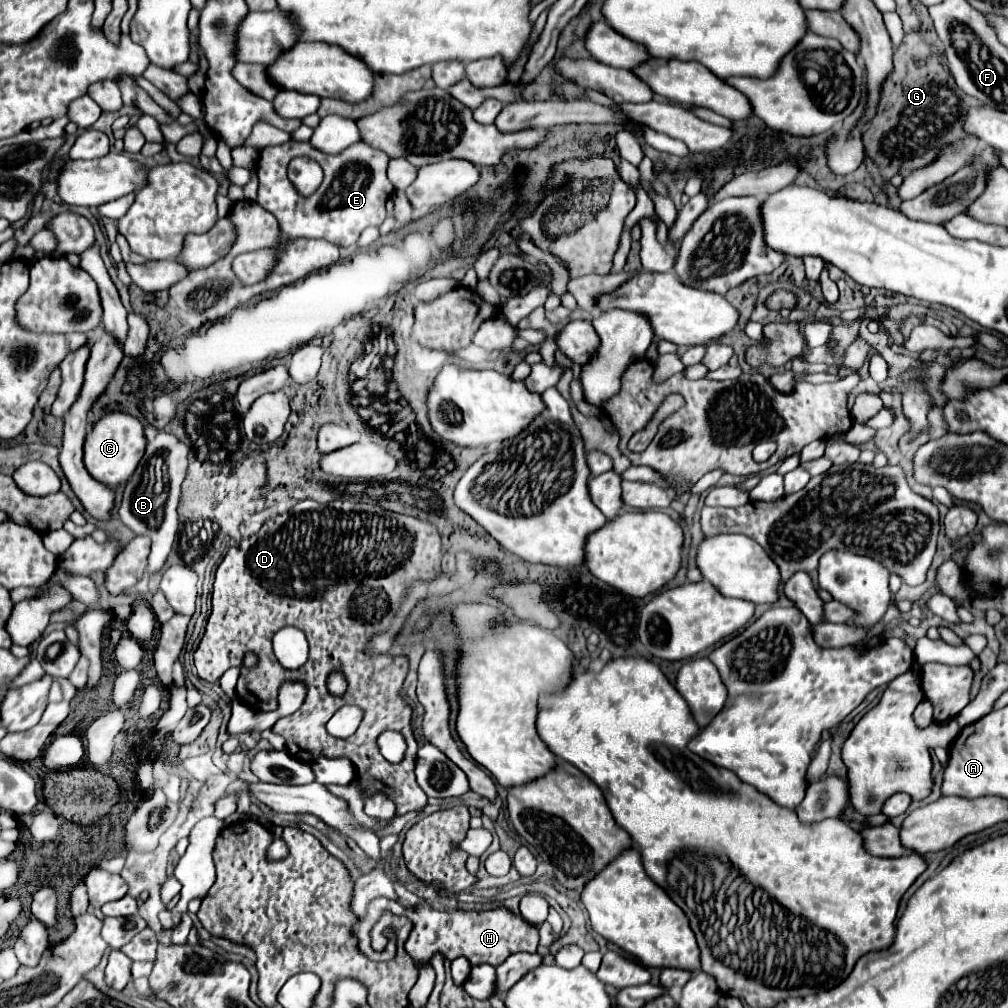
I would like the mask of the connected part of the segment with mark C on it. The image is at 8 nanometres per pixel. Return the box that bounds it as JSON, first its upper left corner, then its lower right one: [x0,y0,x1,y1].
[83,412,145,488]

